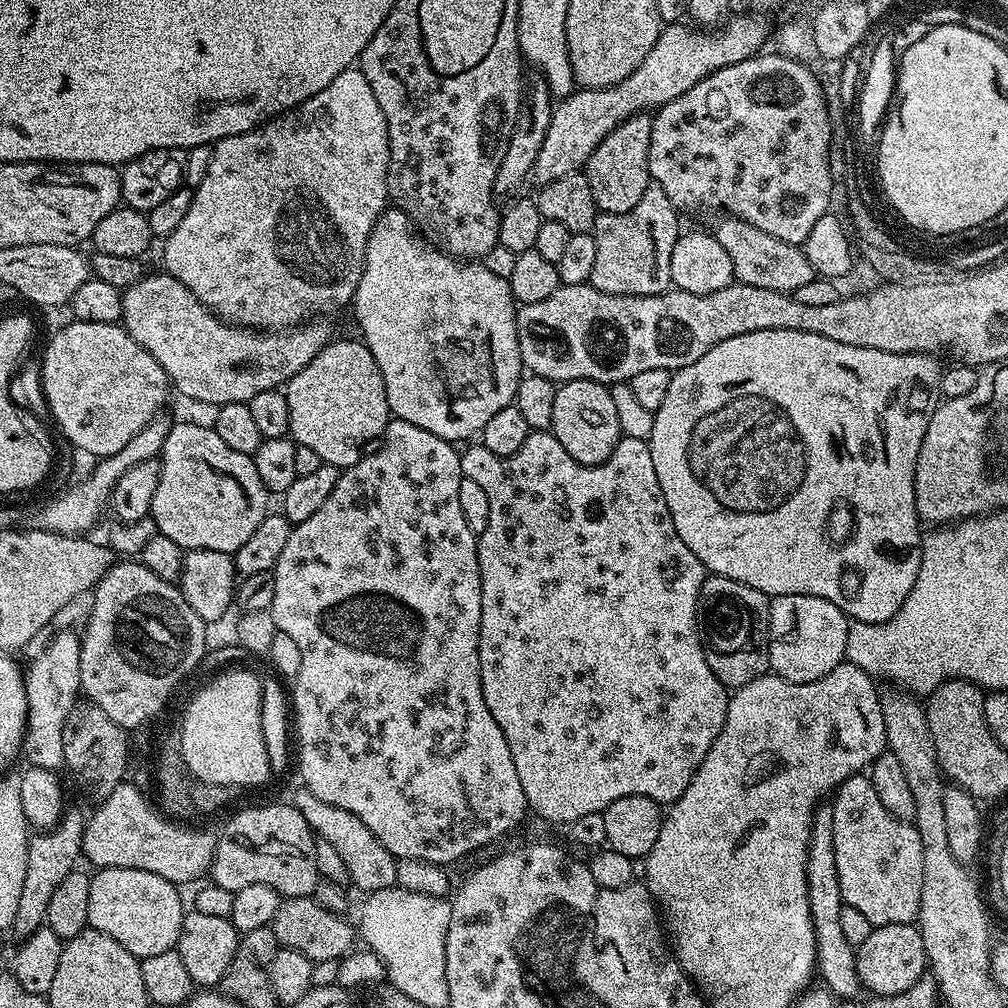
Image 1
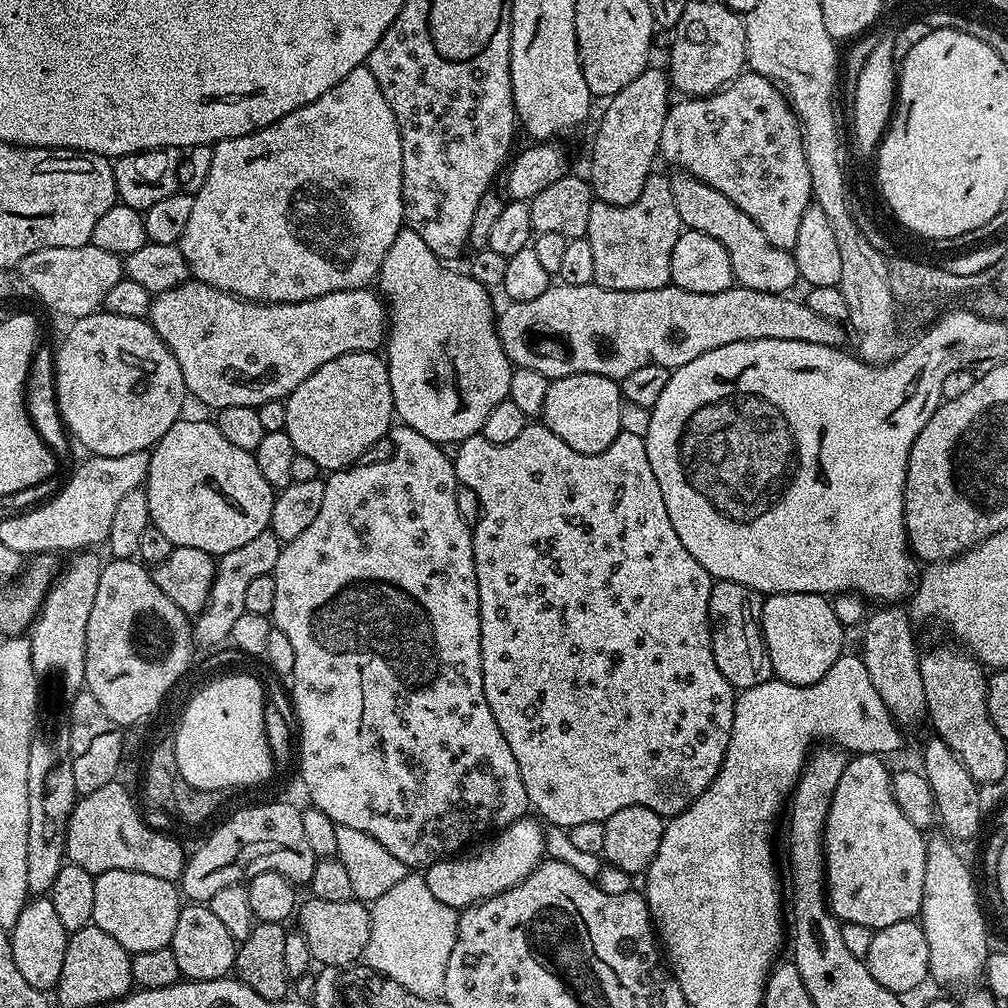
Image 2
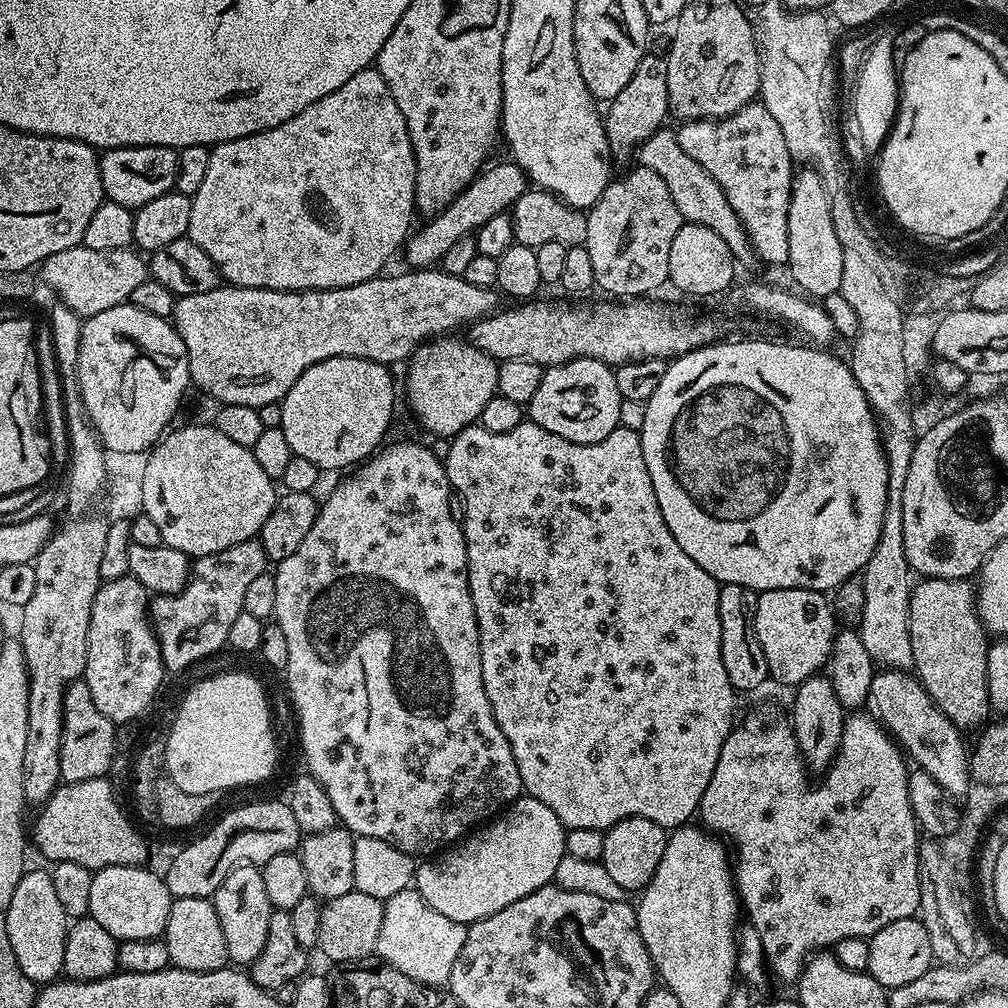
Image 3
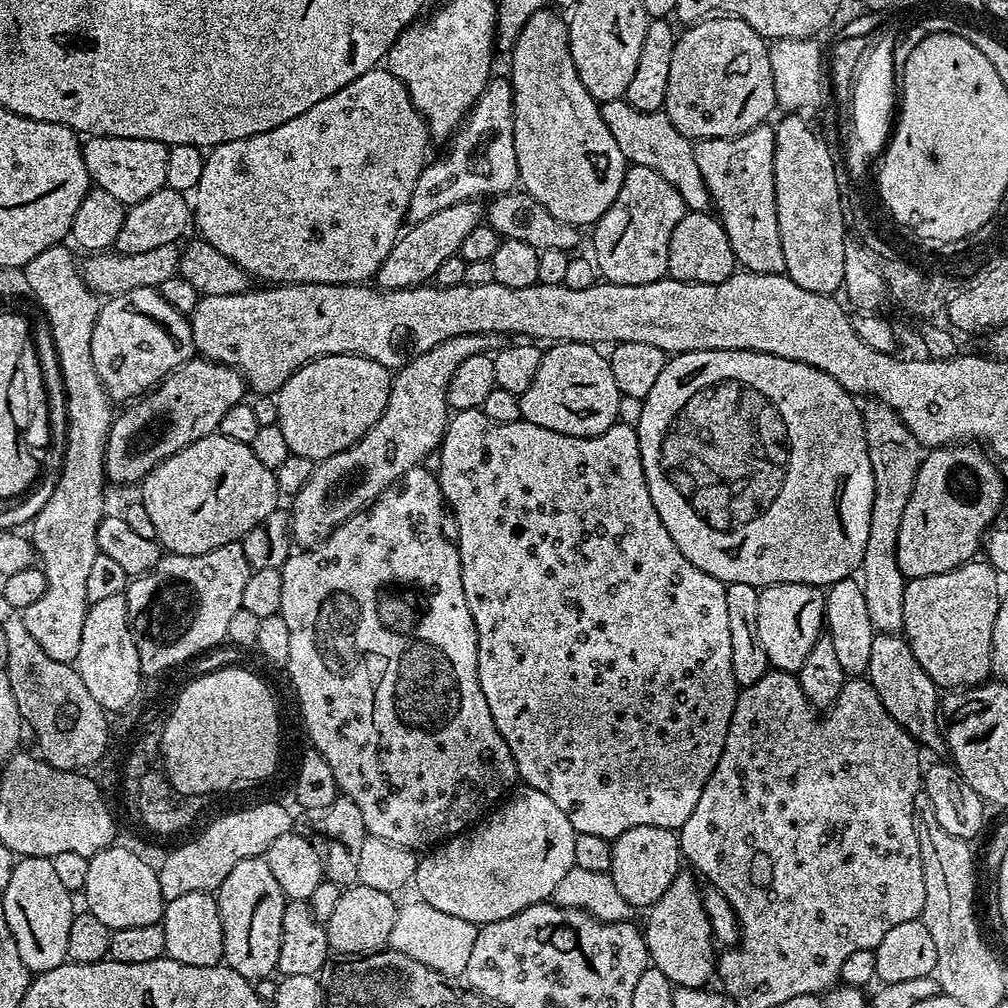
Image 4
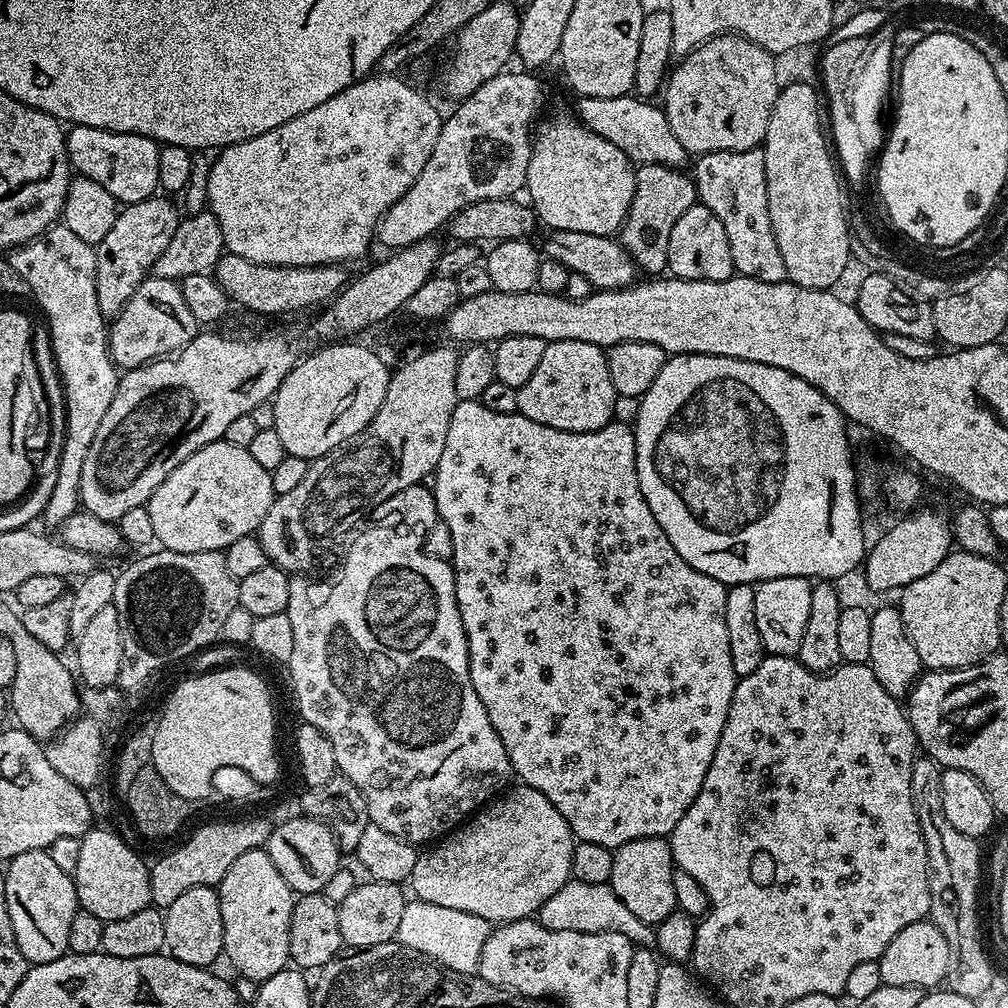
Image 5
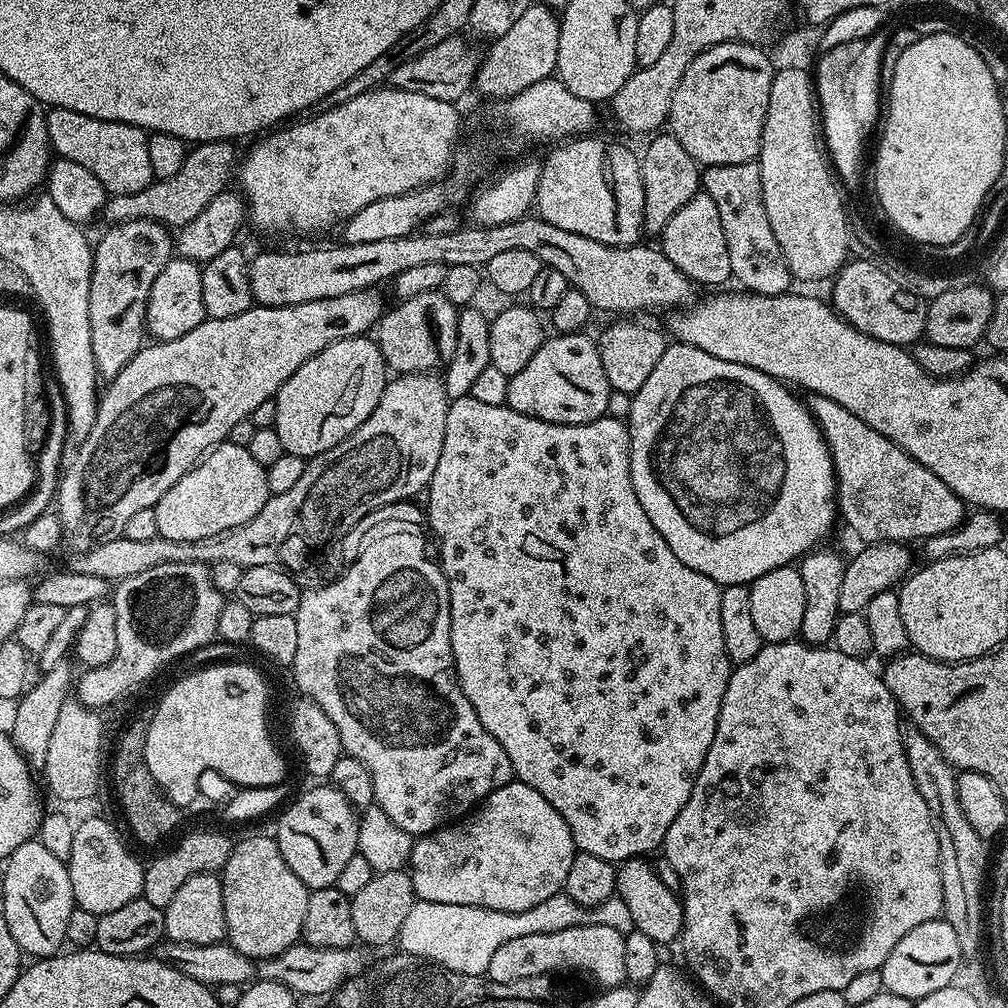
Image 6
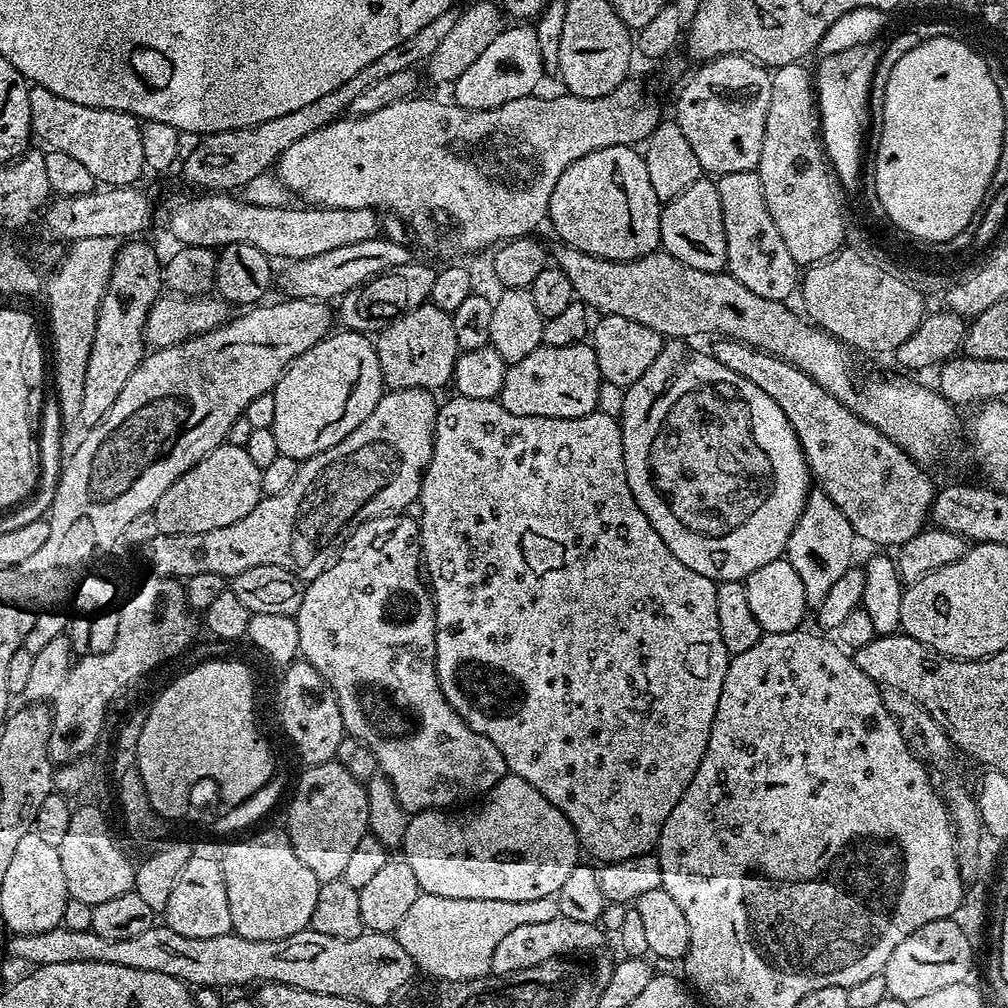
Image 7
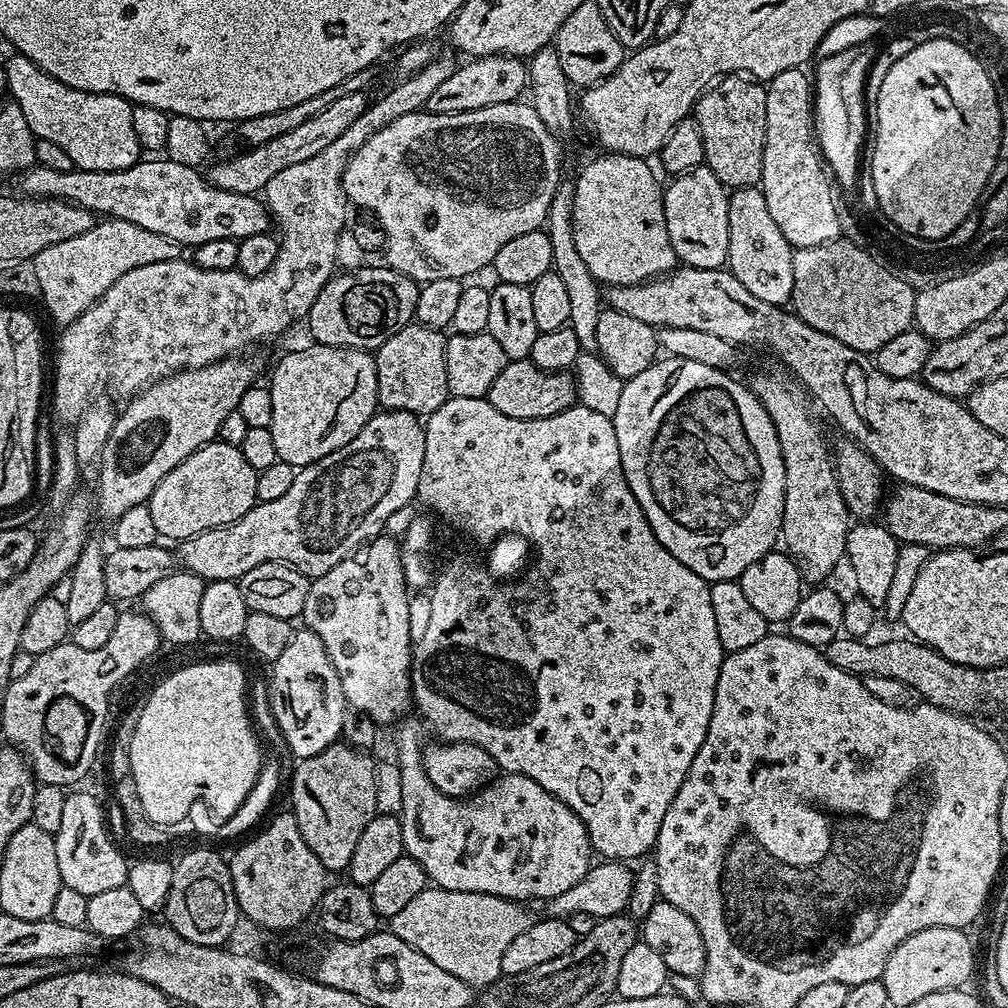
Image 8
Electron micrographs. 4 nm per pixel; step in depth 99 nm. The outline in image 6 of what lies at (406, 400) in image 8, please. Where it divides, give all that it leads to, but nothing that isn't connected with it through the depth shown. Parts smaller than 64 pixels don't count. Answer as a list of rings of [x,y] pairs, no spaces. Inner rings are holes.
[[[439,290],[414,294],[414,298],[400,300],[393,308],[391,305],[374,329],[374,339],[380,345],[385,365],[391,371],[393,368],[393,373],[396,374],[435,373],[443,369],[454,354],[459,317],[457,305],[452,304],[450,298],[446,298],[446,294]]]

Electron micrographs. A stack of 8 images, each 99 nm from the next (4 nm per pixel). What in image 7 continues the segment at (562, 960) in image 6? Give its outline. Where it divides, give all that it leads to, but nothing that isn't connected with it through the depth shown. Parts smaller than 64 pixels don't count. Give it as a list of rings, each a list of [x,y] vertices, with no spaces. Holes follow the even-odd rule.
[[[560,915],[551,922],[534,922],[531,926],[517,926],[511,934],[506,934],[502,942],[498,942],[492,959],[493,976],[509,976],[522,970],[530,970],[530,966],[538,966],[547,960],[572,958],[577,954],[596,954],[604,944],[605,933],[599,923],[573,922]]]

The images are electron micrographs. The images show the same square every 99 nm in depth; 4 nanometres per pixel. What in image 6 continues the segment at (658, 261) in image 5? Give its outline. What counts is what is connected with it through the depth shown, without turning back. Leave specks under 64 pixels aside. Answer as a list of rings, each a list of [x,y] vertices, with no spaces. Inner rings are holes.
[[[656,134],[651,137],[652,140],[645,150],[644,156],[639,157],[640,173],[642,174],[642,190],[644,191],[644,232],[652,235],[652,238],[659,237],[663,232],[666,222],[670,222],[670,218],[674,218],[674,214],[678,214],[678,210],[682,206],[686,206],[686,202],[690,202],[690,198],[694,198],[694,194],[701,191],[702,188],[702,168],[696,163],[694,158],[690,158],[690,154],[686,154],[686,150],[682,150],[682,142],[678,142],[678,138],[671,134]]]

